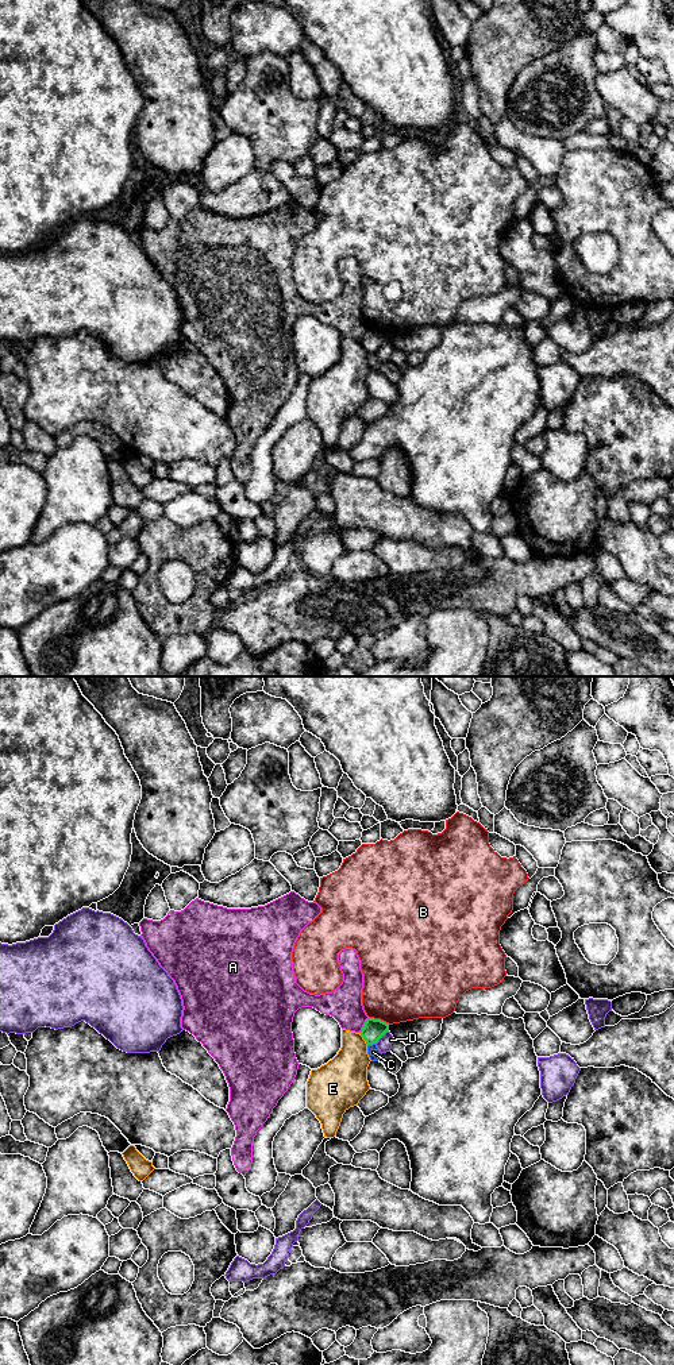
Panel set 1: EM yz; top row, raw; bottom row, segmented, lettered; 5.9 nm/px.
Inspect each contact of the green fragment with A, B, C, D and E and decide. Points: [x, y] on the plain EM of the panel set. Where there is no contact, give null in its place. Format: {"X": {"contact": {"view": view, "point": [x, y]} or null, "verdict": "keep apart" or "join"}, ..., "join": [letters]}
{"A": {"contact": {"view": "yz", "point": [364, 334]}, "verdict": "keep apart"}, "B": {"contact": {"view": "yz", "point": [380, 328]}, "verdict": "keep apart"}, "C": {"contact": {"view": "yz", "point": [370, 353]}, "verdict": "keep apart"}, "D": {"contact": {"view": "yz", "point": [381, 344]}, "verdict": "keep apart"}, "E": {"contact": {"view": "yz", "point": [364, 347]}, "verdict": "keep apart"}, "join": []}

